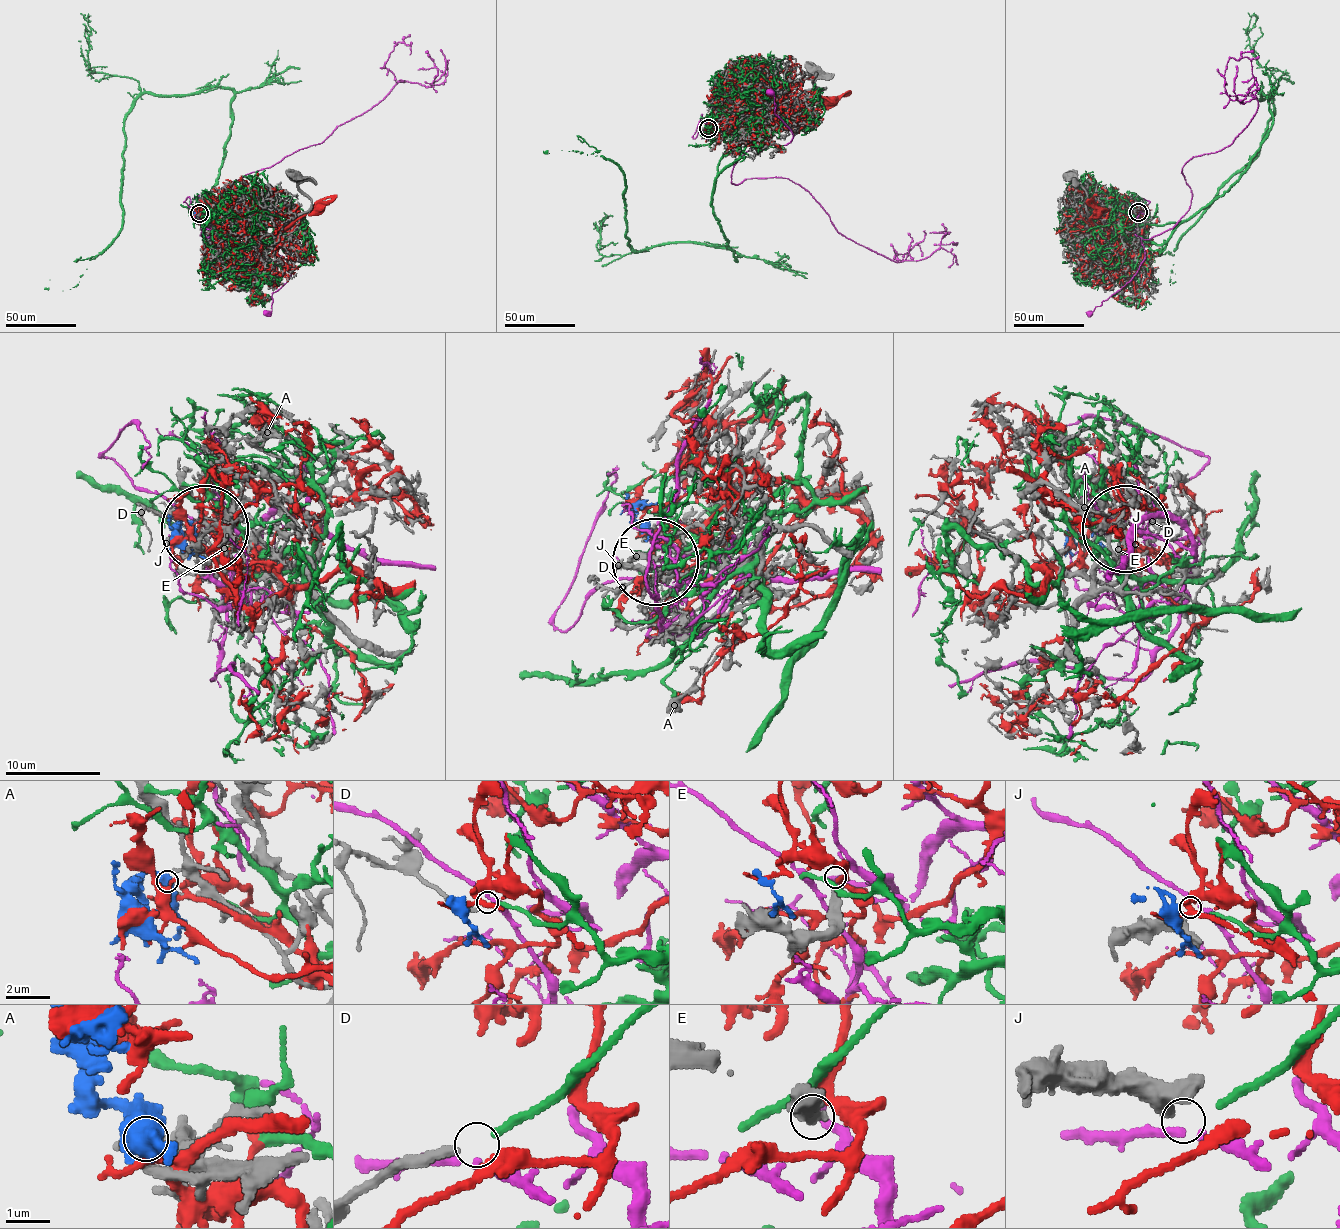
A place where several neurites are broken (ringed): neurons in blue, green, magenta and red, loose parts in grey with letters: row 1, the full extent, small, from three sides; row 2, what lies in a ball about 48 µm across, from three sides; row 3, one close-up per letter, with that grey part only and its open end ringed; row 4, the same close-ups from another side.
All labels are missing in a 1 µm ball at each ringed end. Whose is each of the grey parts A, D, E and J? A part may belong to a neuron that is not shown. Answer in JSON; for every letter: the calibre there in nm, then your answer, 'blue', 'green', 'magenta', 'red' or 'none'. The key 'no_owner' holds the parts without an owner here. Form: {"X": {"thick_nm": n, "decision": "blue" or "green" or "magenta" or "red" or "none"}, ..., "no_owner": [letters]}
{"A": {"thick_nm": 240, "decision": "blue"}, "D": {"thick_nm": 200, "decision": "green"}, "E": {"thick_nm": 360, "decision": "none"}, "J": {"thick_nm": 360, "decision": "none"}, "no_owner": ["E", "J"]}

